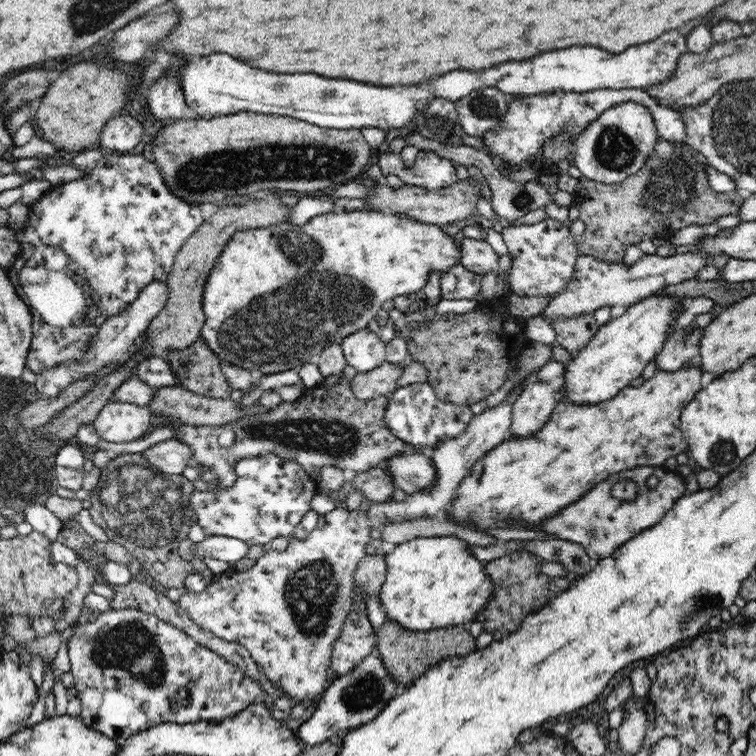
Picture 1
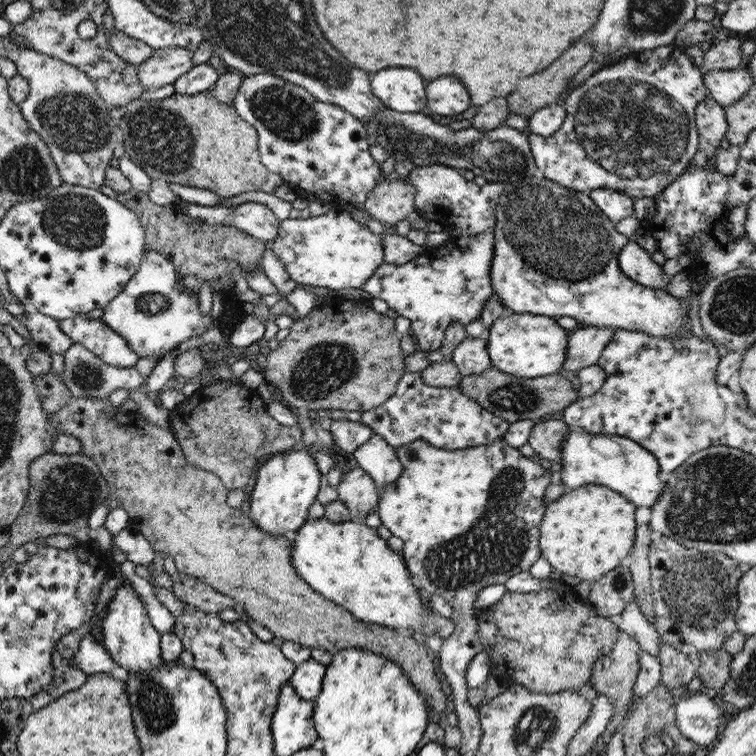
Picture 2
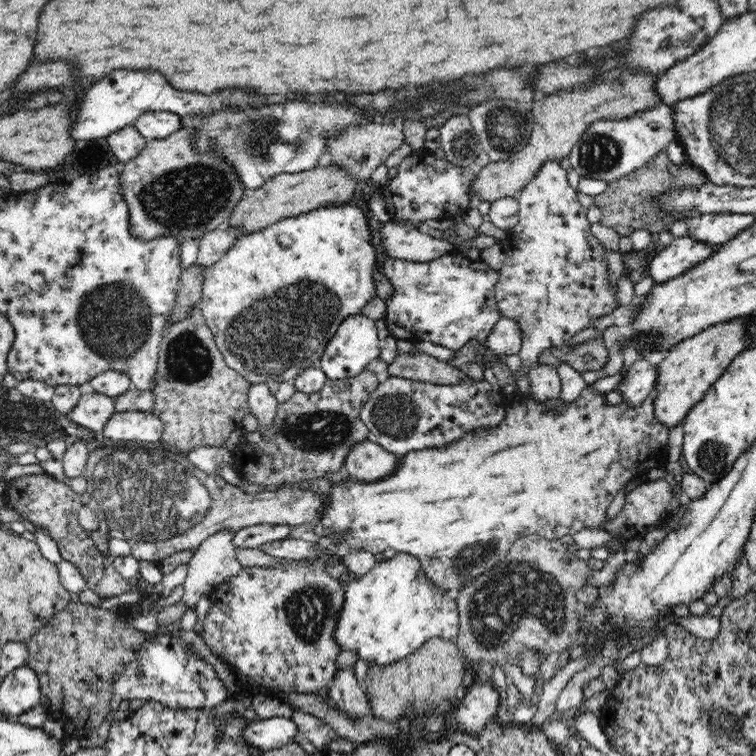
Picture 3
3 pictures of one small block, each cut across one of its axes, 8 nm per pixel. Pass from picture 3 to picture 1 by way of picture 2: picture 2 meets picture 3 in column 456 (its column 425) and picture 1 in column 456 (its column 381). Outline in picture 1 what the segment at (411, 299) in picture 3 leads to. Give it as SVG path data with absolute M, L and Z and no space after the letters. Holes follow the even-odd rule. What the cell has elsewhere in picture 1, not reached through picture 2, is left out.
M460 263L441 272L438 300L476 300L482 292L483 274L464 268Z

